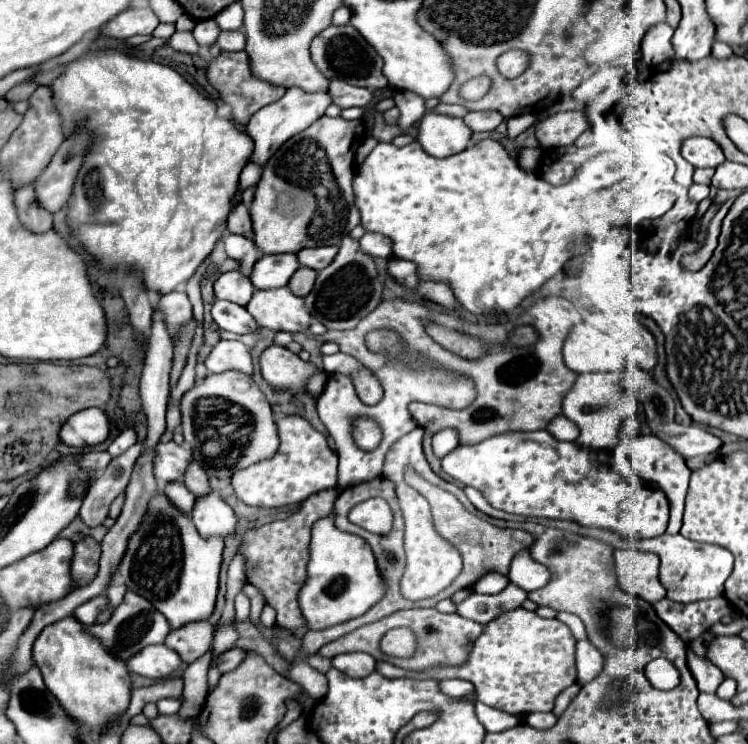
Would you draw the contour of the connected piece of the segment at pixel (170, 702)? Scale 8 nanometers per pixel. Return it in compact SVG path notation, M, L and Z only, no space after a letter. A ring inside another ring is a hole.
M166 697L166 699L160 699L158 703L158 711L164 713L164 715L172 715L180 709L180 701L178 699L172 699L172 697Z

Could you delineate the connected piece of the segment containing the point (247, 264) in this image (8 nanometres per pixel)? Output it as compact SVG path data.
M228 235L224 239L224 245L226 245L226 255L240 263L240 271L244 275L250 275L254 263L260 259L256 243L242 235Z

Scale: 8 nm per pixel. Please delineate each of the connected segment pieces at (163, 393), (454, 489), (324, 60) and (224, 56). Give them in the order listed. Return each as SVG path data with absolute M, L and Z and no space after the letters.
M156 307L152 317L152 329L150 329L148 349L146 349L146 361L144 361L144 373L140 379L140 397L142 397L142 409L148 417L148 435L146 435L146 447L154 447L158 443L162 431L166 429L166 403L170 395L170 369L172 369L172 339L166 329L166 321L162 311Z
M416 427L414 431L410 431L408 435L404 435L402 439L398 439L398 441L390 447L390 451L388 451L388 455L386 455L386 461L384 461L384 477L390 479L390 481L394 481L394 483L400 483L400 481L404 479L404 467L410 465L410 467L414 467L426 481L430 481L430 483L434 483L434 485L438 485L438 487L442 487L442 489L446 489L446 491L450 491L452 495L458 497L458 501L460 501L462 505L466 505L468 499L466 499L464 491L462 491L458 485L440 479L440 477L428 467L428 461L426 461L424 451L422 451L422 435L424 435L424 429L422 429L422 427Z
M330 25L322 33L318 33L310 47L312 59L318 65L318 69L328 77L338 77L350 85L366 87L366 89L384 89L388 87L388 79L382 75L382 57L376 53L376 49L356 31L356 27L348 25Z
M222 51L218 57L214 57L214 59L208 63L206 79L208 79L208 83L220 93L220 99L232 107L232 119L236 119L236 121L242 123L242 125L248 125L250 117L252 117L258 109L262 109L264 105L270 105L270 103L278 101L278 99L286 93L284 87L272 85L272 83L262 81L262 79L258 79L258 77L252 75L250 57L248 57L246 51L240 51L240 53Z

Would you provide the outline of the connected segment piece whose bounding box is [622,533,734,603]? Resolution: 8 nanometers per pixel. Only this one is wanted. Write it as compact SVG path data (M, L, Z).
M658 535L650 539L628 539L624 537L622 547L638 547L640 551L652 551L662 559L662 585L668 591L668 597L680 603L690 603L698 599L714 599L724 595L724 581L732 573L732 553L720 545L696 543L678 535Z

